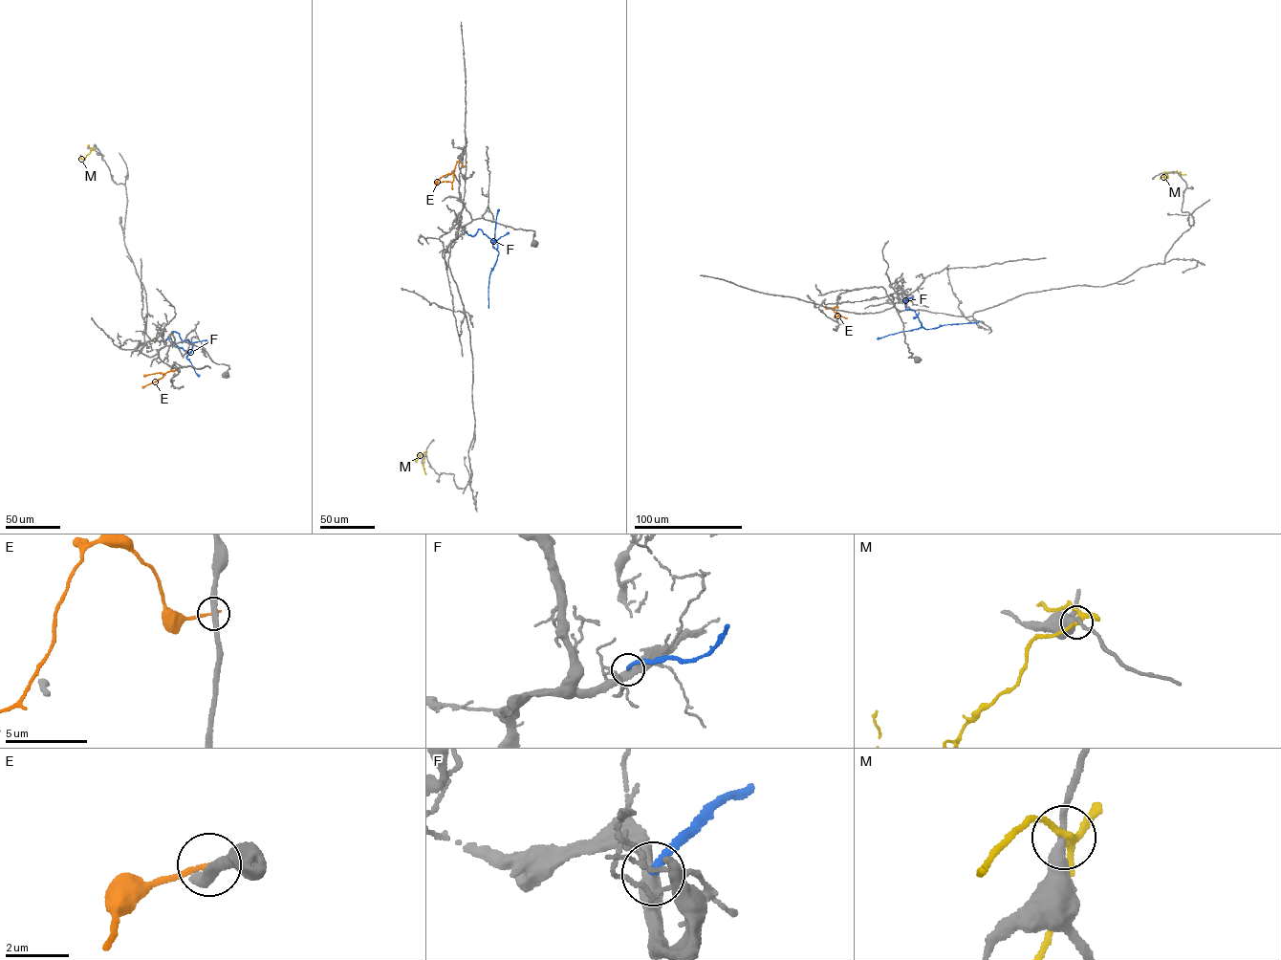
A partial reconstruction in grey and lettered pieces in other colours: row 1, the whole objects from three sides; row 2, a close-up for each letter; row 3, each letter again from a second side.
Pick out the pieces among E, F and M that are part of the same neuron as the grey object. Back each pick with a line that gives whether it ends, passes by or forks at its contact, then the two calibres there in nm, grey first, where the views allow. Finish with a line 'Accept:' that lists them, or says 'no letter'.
Accept: no letter

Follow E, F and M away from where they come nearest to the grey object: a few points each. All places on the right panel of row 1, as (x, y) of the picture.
E: (833, 309), (825, 307), (840, 316), (835, 316)
F: (902, 301), (912, 296), (906, 299), (905, 308), (913, 310), (925, 328), (980, 321)
M: (1164, 172), (1186, 175)

